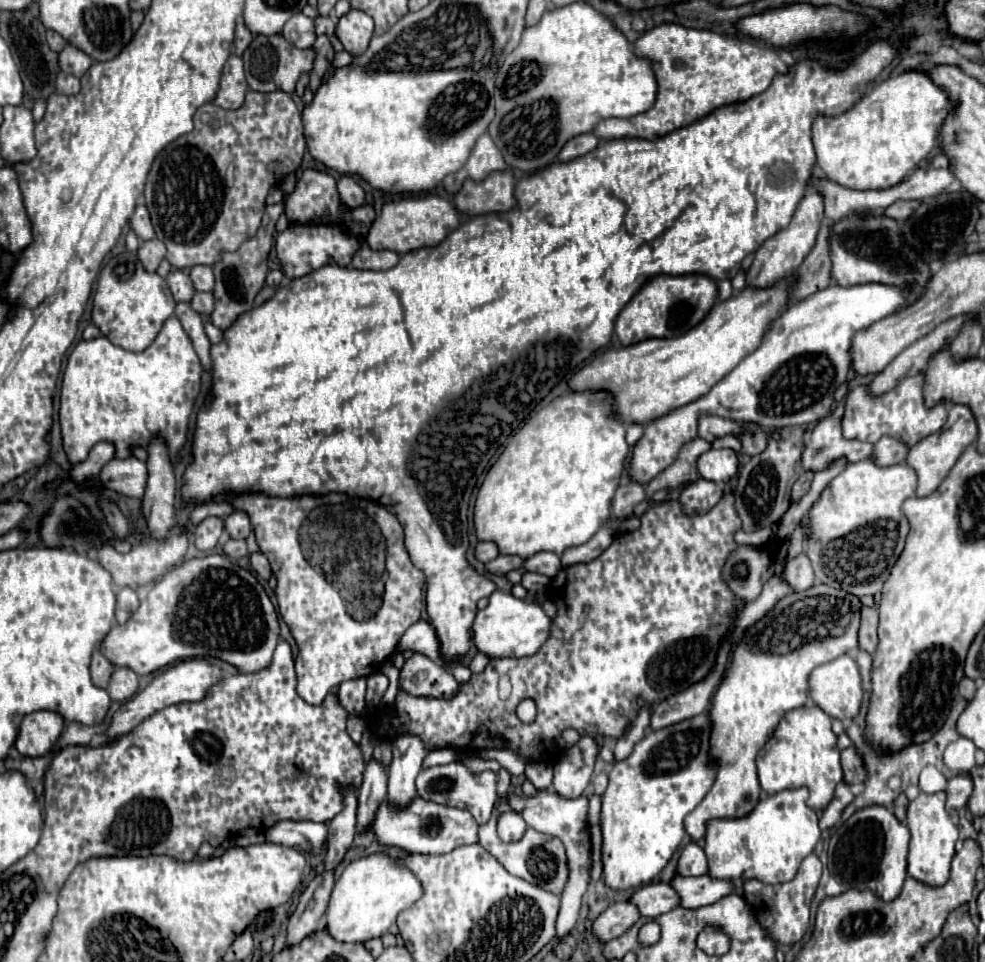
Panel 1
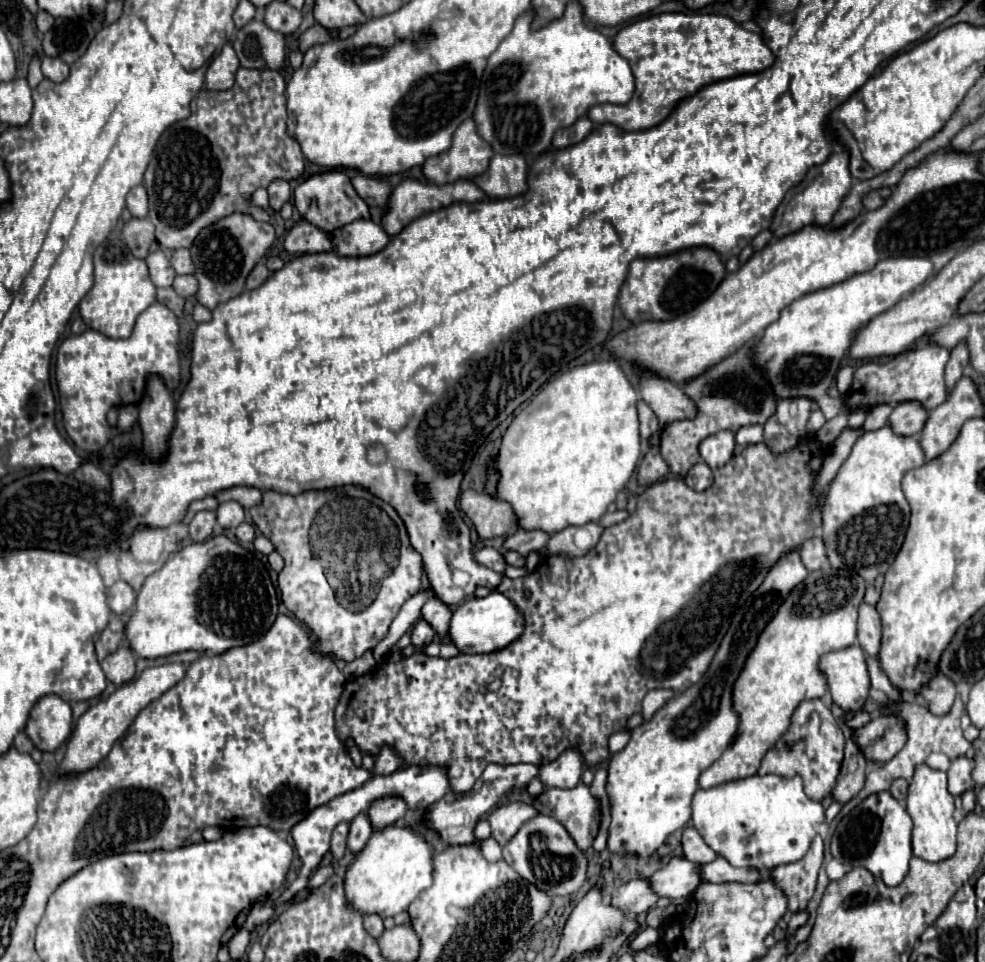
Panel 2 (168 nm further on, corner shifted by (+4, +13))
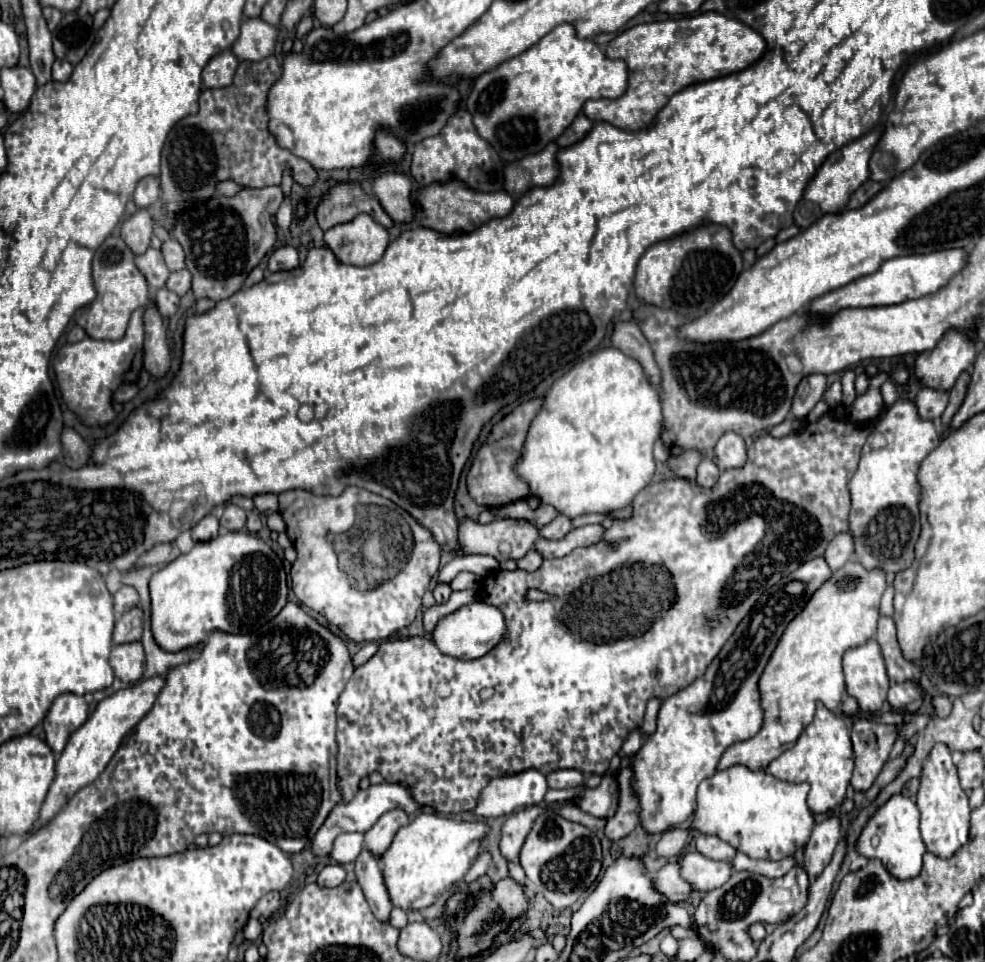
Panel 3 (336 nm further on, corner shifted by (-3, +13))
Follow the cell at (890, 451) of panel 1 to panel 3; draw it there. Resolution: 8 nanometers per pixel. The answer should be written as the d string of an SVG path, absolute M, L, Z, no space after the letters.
M923 388L923 390L919 390L919 394L915 396L913 402L915 402L917 412L923 420L937 420L937 418L941 418L941 414L947 406L947 400L949 400L947 392Z

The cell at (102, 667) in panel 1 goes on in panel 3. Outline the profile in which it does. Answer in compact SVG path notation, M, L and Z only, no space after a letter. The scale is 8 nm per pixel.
M133 608L127 614L121 614L115 622L113 630L113 644L127 644L141 640L143 632L143 612L139 608Z

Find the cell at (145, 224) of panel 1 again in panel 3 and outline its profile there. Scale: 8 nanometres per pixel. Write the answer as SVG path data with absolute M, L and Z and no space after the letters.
M151 176L143 178L133 192L133 202L137 204L137 208L149 208L157 200L159 200L159 180Z

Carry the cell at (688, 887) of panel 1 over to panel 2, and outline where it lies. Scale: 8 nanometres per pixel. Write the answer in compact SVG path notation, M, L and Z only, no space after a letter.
M722 856L700 868L704 882L758 882L760 872L756 868L736 868Z

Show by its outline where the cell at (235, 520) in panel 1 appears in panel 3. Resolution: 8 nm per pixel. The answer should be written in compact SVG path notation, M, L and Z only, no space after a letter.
M227 504L225 512L223 512L221 520L219 520L219 524L223 528L227 528L227 530L243 530L245 528L245 518L247 516L245 516L243 508L239 508L235 504Z

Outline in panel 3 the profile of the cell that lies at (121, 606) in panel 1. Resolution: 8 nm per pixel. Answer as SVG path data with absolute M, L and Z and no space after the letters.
M121 586L121 588L115 592L113 600L115 600L115 612L117 612L117 614L123 614L123 612L129 612L131 608L137 606L139 594L137 594L137 590L135 590L133 586Z

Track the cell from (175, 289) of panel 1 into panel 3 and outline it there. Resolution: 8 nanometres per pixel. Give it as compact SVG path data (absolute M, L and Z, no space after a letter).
M149 248L143 256L137 256L135 262L137 262L139 270L145 274L151 292L155 292L155 290L159 290L159 288L165 286L165 282L167 282L167 278L169 278L171 272L169 272L169 268L167 268L167 264L163 260L161 250Z

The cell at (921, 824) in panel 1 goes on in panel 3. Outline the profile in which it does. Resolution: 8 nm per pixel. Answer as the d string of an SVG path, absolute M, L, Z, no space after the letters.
M935 744L927 764L923 766L917 808L921 812L921 836L927 846L927 852L939 858L951 858L963 844L969 842L969 800L959 786L957 768L945 744Z

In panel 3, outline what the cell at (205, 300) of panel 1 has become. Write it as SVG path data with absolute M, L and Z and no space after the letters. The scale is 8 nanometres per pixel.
M179 270L179 272L173 272L165 284L167 288L171 288L175 294L179 296L185 296L189 290L191 290L191 272L189 270Z

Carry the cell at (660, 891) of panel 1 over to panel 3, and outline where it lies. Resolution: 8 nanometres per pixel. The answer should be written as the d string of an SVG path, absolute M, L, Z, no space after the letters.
M689 852L681 858L681 876L695 892L711 892L723 886L733 868L729 862L715 862L699 852Z

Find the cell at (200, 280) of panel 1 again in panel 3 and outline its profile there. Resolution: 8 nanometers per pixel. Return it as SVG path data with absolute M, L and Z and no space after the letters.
M167 240L163 242L163 258L165 258L165 264L171 272L177 272L177 270L183 270L185 268L185 252L181 248L181 244L177 240Z

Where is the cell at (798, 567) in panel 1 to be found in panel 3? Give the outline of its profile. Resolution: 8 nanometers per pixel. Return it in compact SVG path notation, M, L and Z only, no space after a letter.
M849 532L837 534L829 542L829 546L823 554L823 558L825 558L825 562L831 570L839 570L847 560L851 560L851 556L853 556L853 544L851 544L851 534Z

